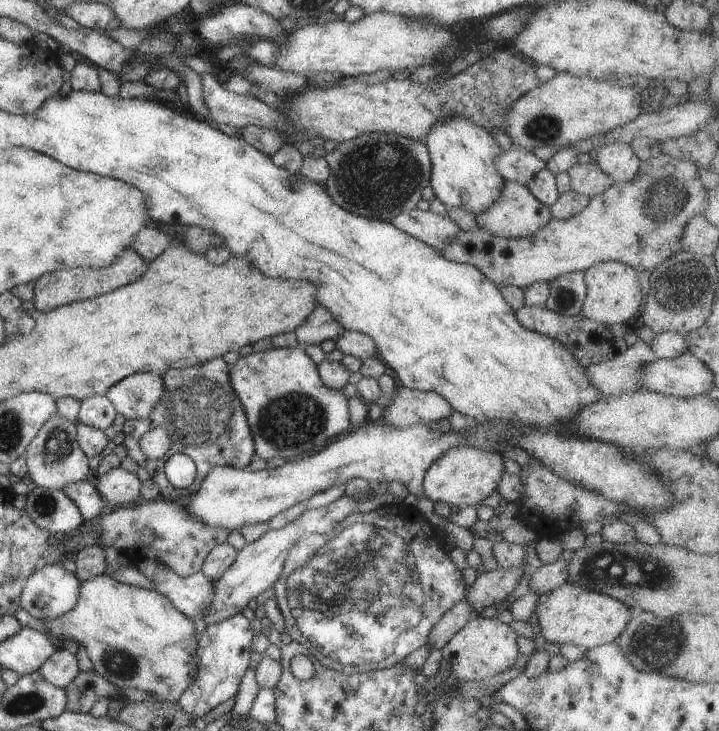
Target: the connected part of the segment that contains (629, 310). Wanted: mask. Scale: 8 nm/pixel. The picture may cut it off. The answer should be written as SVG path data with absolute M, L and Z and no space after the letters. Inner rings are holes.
M602 261L584 271L587 293L580 314L603 325L629 325L640 314L644 295L638 271L618 261Z

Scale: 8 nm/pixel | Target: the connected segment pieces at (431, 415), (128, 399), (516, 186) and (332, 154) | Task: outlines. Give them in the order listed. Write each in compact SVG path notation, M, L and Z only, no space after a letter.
M400 387L398 392L391 394L390 404L382 411L381 421L396 428L410 428L416 424L436 425L438 420L448 418L454 412L452 405L435 392L424 392L418 389Z
M133 372L108 388L105 395L114 404L118 414L122 414L126 419L142 420L148 418L162 394L162 375Z
M504 181L500 198L475 218L477 226L486 232L506 238L524 238L524 236L534 236L538 230L542 230L552 220L552 214L550 207L541 203L525 184Z
M367 132L337 143L335 148L327 152L325 159L329 164L329 177L324 187L333 202L354 214L370 216L383 222L391 222L398 214L416 207L422 198L422 190L431 184L432 164L427 143L387 132Z

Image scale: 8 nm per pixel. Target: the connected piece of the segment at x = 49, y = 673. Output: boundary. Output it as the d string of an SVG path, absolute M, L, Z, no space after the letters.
M60 648L48 657L38 671L48 684L65 689L81 670L76 654L71 654L68 650Z

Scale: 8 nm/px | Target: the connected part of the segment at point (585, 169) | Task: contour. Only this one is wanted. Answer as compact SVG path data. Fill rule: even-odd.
M576 163L567 172L571 178L571 189L588 198L602 194L613 185L610 176L600 170L598 163Z

